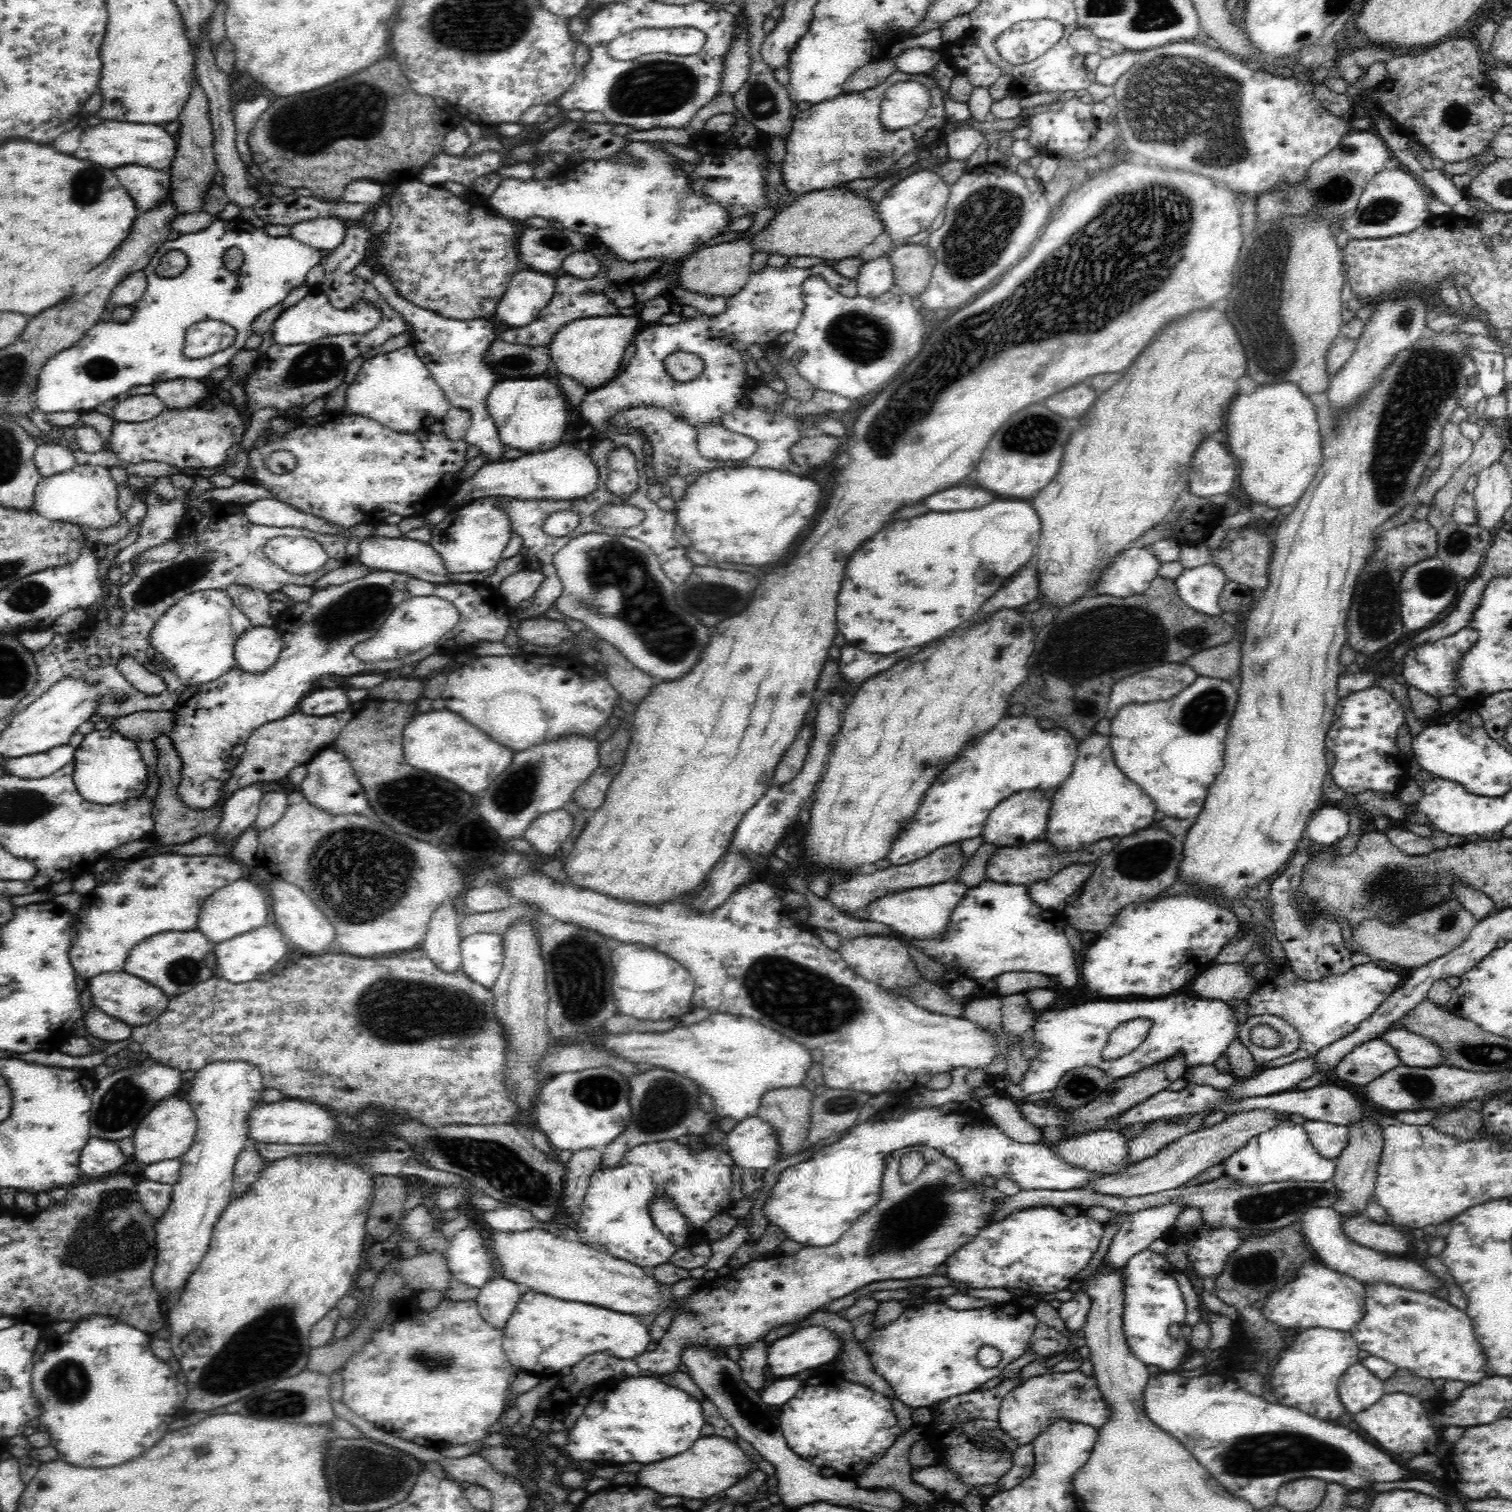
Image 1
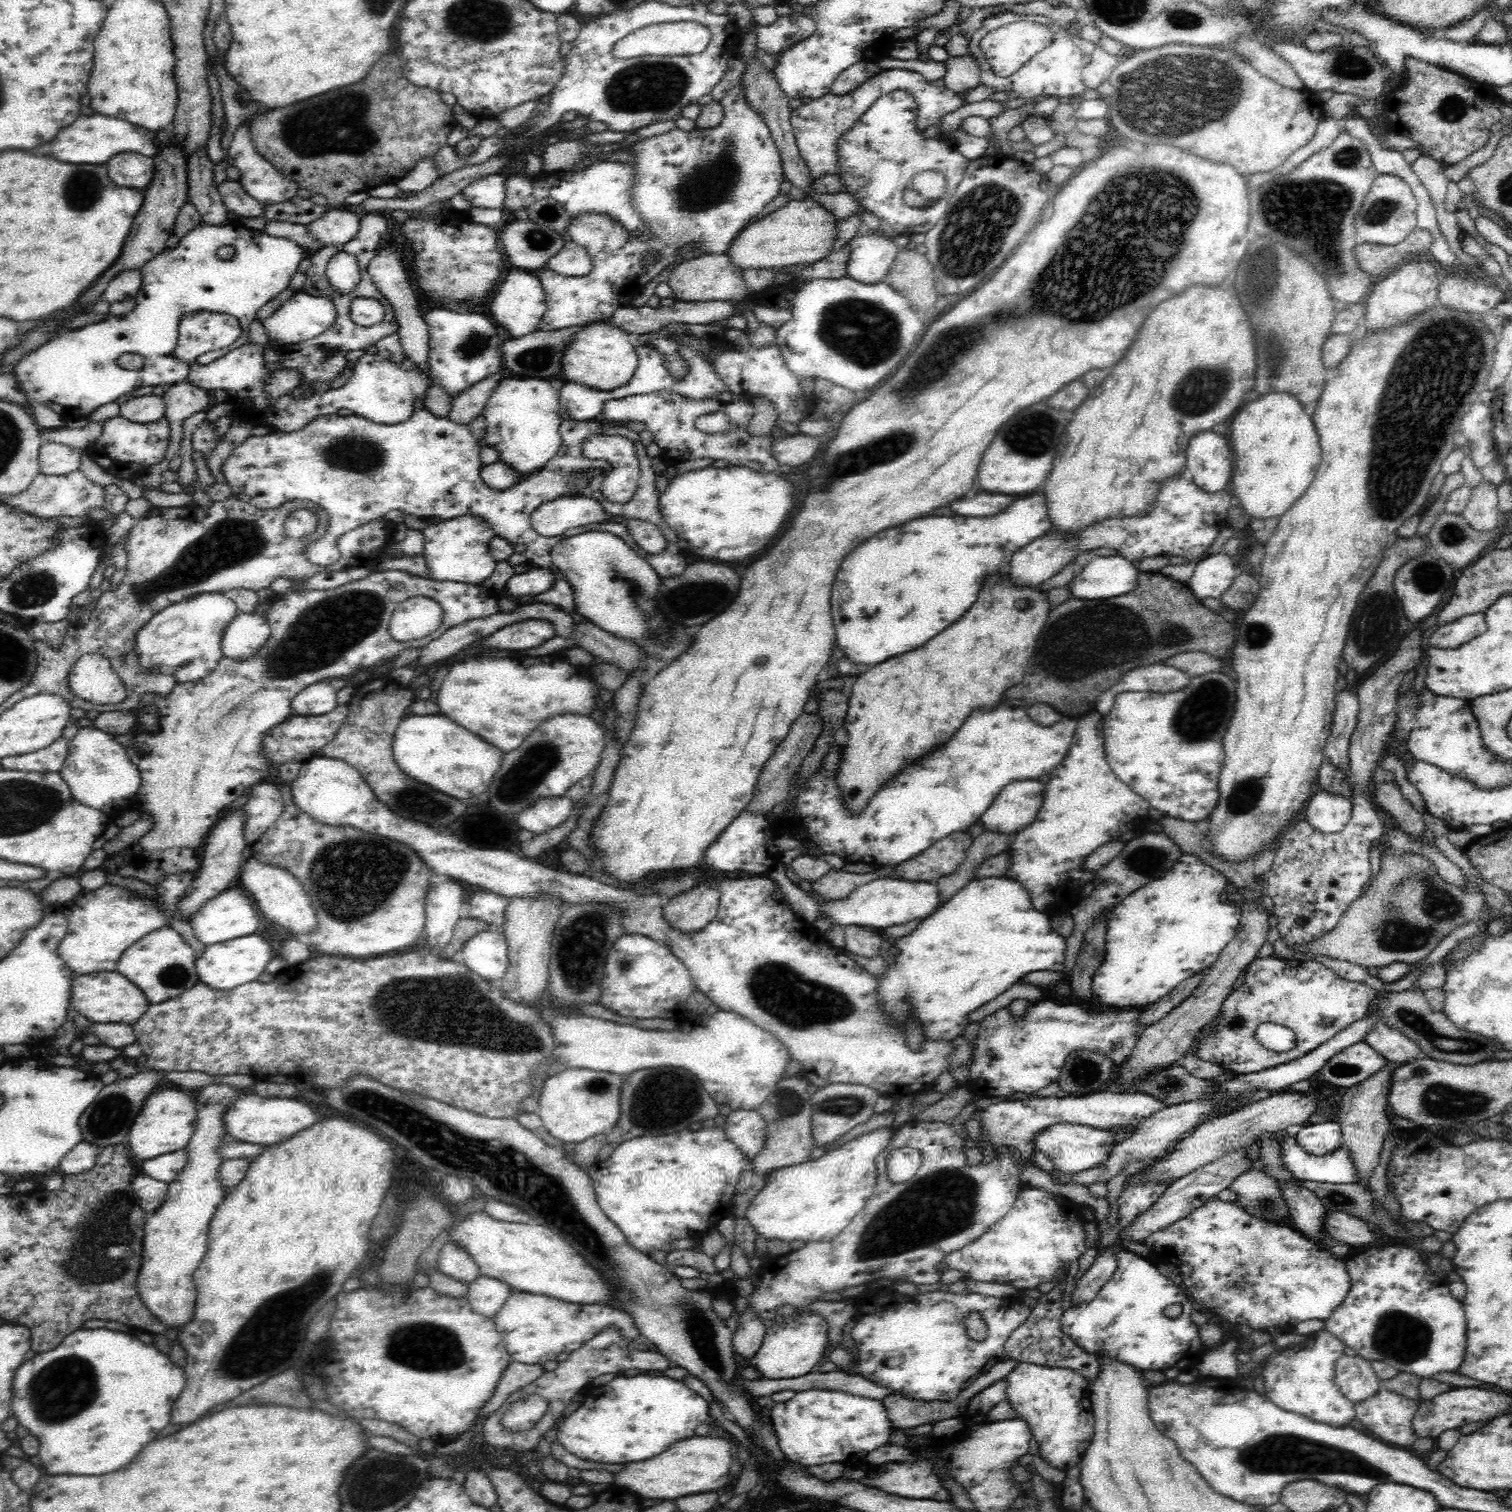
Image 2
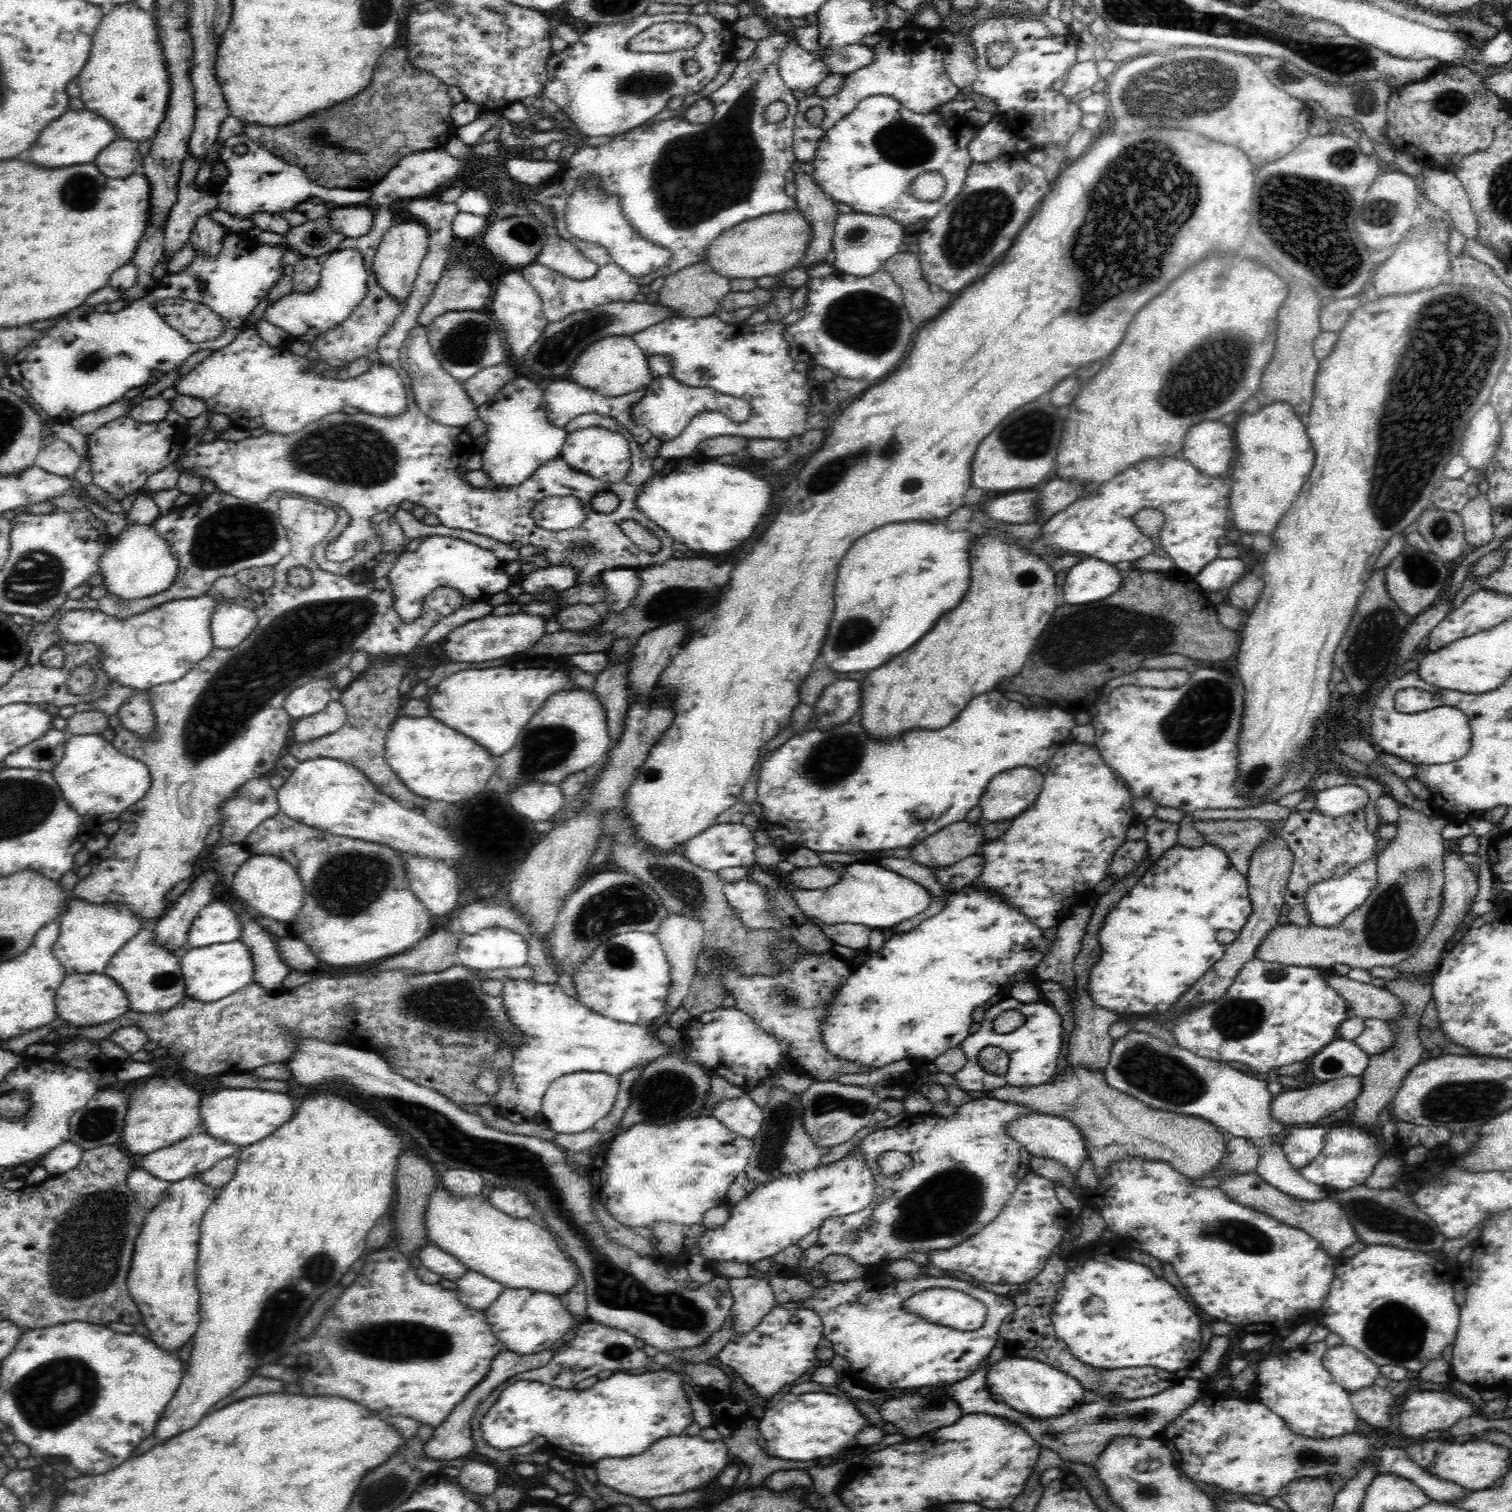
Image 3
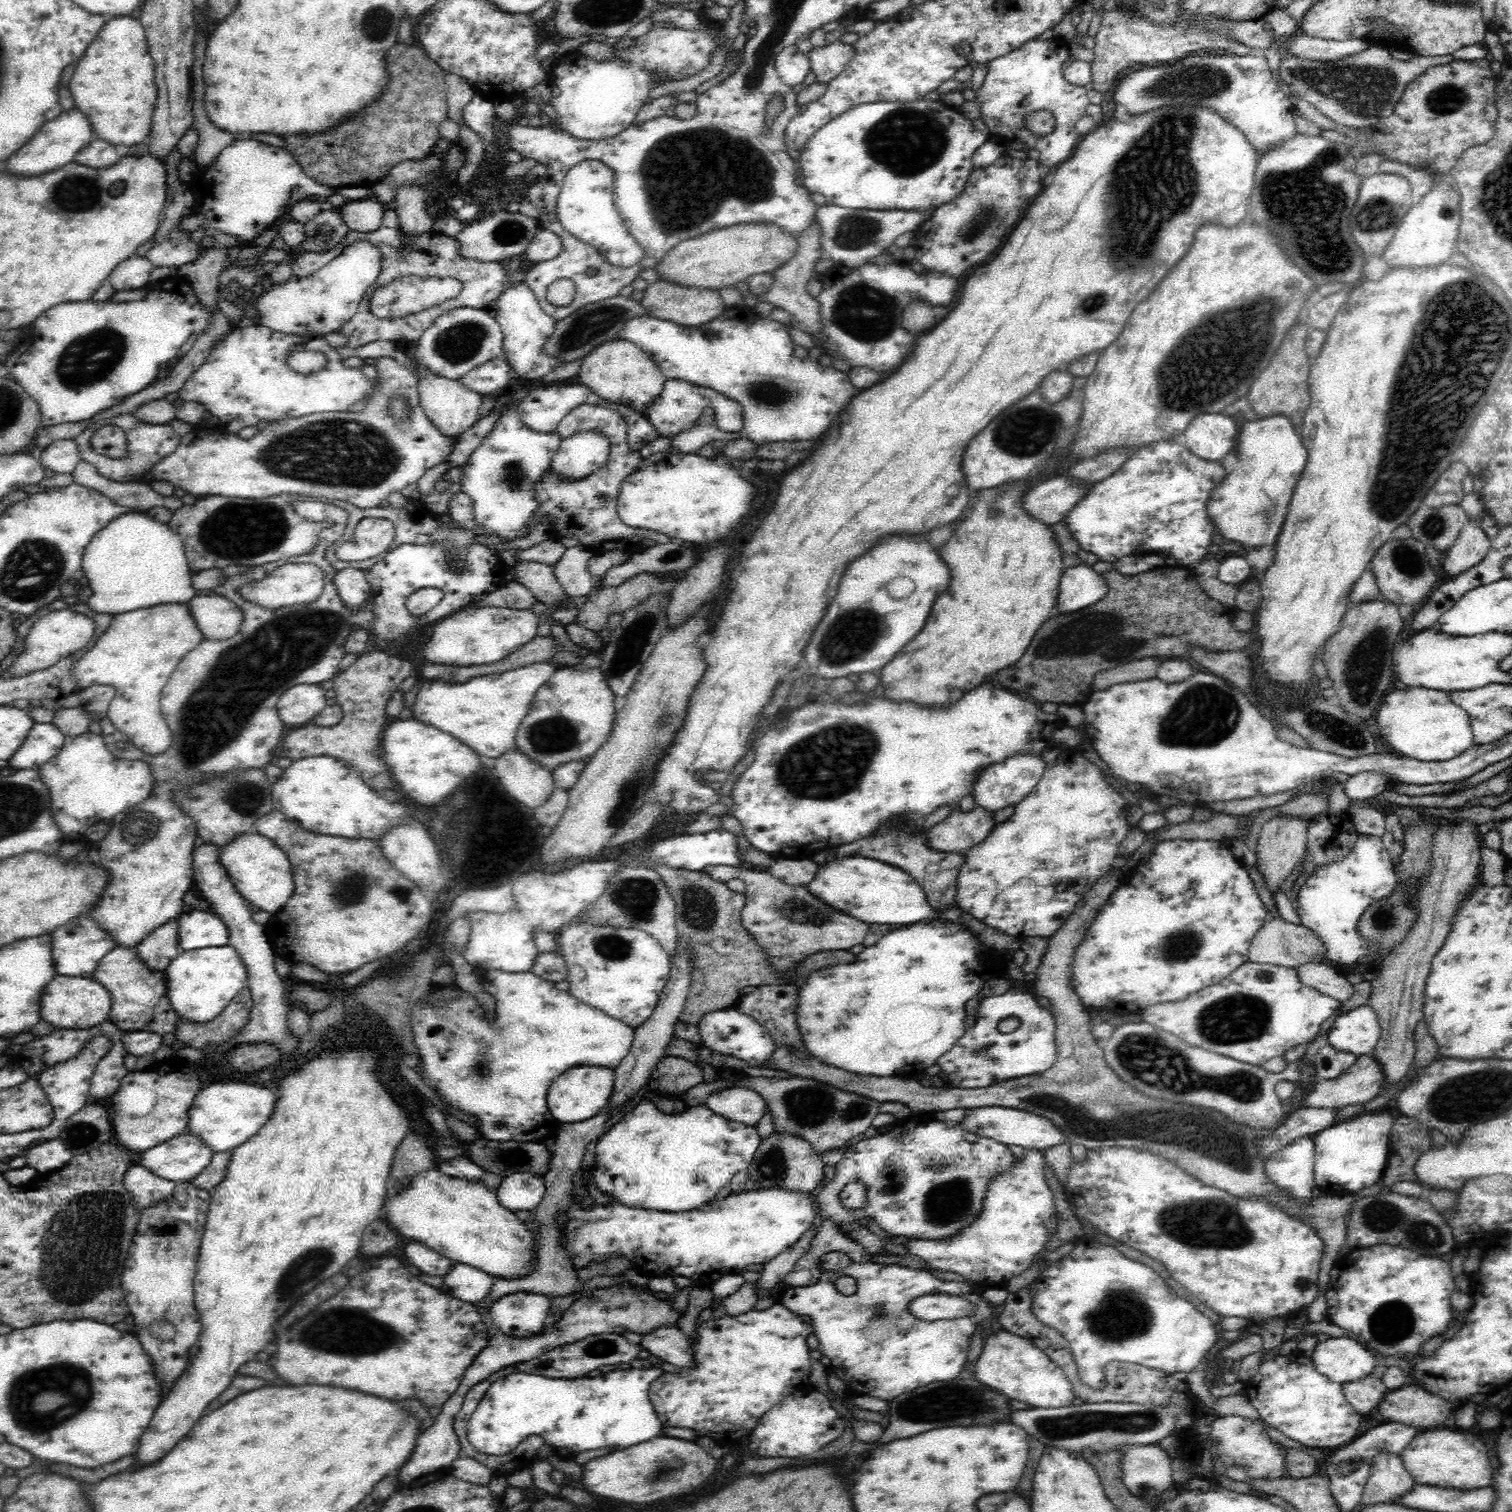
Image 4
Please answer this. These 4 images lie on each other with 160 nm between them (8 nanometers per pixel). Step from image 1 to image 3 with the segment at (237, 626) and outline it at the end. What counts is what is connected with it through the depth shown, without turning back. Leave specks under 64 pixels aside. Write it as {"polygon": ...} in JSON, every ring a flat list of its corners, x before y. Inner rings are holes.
{"polygon":[[206,594,191,599,173,600,148,612,118,620,102,611,72,610,63,615,57,632,63,640,93,642,101,648,101,674,107,674,117,684,139,690,120,705,119,717,123,726,138,736,148,738,153,734,154,715,144,692,148,688,180,680,195,664,203,661,213,651,211,618,222,599]]}

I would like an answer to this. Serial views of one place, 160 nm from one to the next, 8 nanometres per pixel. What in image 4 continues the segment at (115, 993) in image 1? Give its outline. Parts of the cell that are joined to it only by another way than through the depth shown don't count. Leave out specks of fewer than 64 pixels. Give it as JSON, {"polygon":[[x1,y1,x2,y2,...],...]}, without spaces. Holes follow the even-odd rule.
{"polygon":[[56,975,44,988,41,1017,58,1029,84,1030,103,1023,112,1010,112,994,92,977]]}

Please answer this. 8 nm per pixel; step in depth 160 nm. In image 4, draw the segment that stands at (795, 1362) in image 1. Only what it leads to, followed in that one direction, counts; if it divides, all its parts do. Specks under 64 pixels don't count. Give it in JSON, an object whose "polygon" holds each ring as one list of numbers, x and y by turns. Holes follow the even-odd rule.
{"polygon":[[775,1302,766,1310,745,1312,738,1318,720,1318,698,1326,698,1344,694,1348,695,1369,682,1369,680,1374,665,1373,650,1384,652,1404,664,1420,666,1426,672,1428,696,1428,694,1432,714,1438,726,1436,730,1440,742,1438,744,1434,752,1434,760,1416,770,1410,776,1402,784,1400,798,1388,810,1386,810,1352,806,1346,806,1338,813,1334,813,1326,805,1323,802,1316,788,1310,782,1303]]}

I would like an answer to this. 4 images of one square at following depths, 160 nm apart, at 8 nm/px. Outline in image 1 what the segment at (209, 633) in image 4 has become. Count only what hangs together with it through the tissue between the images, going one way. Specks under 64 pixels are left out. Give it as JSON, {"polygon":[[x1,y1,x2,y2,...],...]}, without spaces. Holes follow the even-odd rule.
{"polygon":[[250,627,236,642,233,654,237,666,248,674,271,669,279,659,283,640,274,628]]}

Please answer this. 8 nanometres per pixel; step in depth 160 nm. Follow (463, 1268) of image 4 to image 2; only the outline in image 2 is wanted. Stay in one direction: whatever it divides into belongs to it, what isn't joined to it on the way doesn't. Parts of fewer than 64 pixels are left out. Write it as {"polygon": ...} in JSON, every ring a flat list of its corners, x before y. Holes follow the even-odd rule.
{"polygon":[[480,1275,468,1284,466,1298,476,1314,495,1317,511,1296,513,1288,497,1278]]}

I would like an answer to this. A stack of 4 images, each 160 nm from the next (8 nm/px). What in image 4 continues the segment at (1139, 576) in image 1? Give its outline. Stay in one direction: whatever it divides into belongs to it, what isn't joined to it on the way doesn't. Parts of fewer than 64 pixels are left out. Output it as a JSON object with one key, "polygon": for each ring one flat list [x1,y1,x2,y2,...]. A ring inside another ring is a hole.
{"polygon":[[1080,563,1063,571,1059,584,1058,612,1076,612,1088,604,1096,604,1108,593,1106,579,1092,566]]}

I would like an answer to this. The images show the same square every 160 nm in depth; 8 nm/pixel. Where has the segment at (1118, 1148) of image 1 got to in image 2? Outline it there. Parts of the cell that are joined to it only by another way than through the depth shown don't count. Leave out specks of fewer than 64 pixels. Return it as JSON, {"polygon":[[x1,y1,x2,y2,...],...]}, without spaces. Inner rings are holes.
{"polygon":[[1055,1124,1035,1136,1035,1150,1050,1157,1053,1167,1062,1172,1074,1174,1101,1165,1118,1143,1117,1131,1097,1129,1079,1124]]}

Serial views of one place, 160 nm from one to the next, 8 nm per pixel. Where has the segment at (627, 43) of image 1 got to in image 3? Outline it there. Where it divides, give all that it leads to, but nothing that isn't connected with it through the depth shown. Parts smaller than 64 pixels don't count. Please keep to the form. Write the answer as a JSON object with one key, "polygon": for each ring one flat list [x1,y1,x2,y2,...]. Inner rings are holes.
{"polygon":[[661,22,645,28,630,38,627,48,632,52,666,54,691,51,705,40,704,33,692,22]]}

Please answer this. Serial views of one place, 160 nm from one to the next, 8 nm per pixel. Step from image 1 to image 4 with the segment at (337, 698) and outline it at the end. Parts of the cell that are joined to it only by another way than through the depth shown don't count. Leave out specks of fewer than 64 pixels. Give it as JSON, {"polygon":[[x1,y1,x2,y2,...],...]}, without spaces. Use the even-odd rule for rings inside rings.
{"polygon":[[299,684,280,695,277,709,286,726,310,722,332,702,331,694,322,684]]}

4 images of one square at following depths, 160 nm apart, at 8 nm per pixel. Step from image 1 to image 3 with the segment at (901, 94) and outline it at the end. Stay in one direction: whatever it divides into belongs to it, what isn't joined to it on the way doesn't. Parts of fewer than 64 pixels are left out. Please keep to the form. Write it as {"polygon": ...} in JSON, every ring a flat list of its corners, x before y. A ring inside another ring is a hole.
{"polygon":[[869,96,820,139,812,175,815,183,836,203,848,204,858,213,888,217,900,224,906,236,919,235,964,186,966,172,973,162,968,154,968,142,977,131,978,127,964,117,942,118,937,113,921,116,902,107,892,96],[928,170,938,170,946,179,944,194,936,202,920,201,908,189,916,174]]}

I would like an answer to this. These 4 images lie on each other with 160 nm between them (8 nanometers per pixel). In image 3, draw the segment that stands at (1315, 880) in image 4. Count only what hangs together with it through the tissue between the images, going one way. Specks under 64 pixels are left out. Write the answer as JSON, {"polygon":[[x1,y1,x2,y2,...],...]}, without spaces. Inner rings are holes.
{"polygon":[[1376,857,1360,863,1339,879,1321,880,1318,884,1310,887,1305,901,1307,911,1311,916,1311,924,1320,927,1336,927,1336,924,1340,924,1340,920,1348,912,1352,912,1368,898,1372,884,1376,884]]}

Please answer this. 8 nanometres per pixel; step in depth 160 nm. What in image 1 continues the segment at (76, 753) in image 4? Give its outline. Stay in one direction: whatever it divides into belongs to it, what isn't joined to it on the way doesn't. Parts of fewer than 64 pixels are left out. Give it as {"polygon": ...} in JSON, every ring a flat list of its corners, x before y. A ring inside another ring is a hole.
{"polygon":[[97,730,87,734,75,750,74,782,84,800,96,804,116,804,122,800,143,796,148,786,146,765,135,740,112,730]]}

